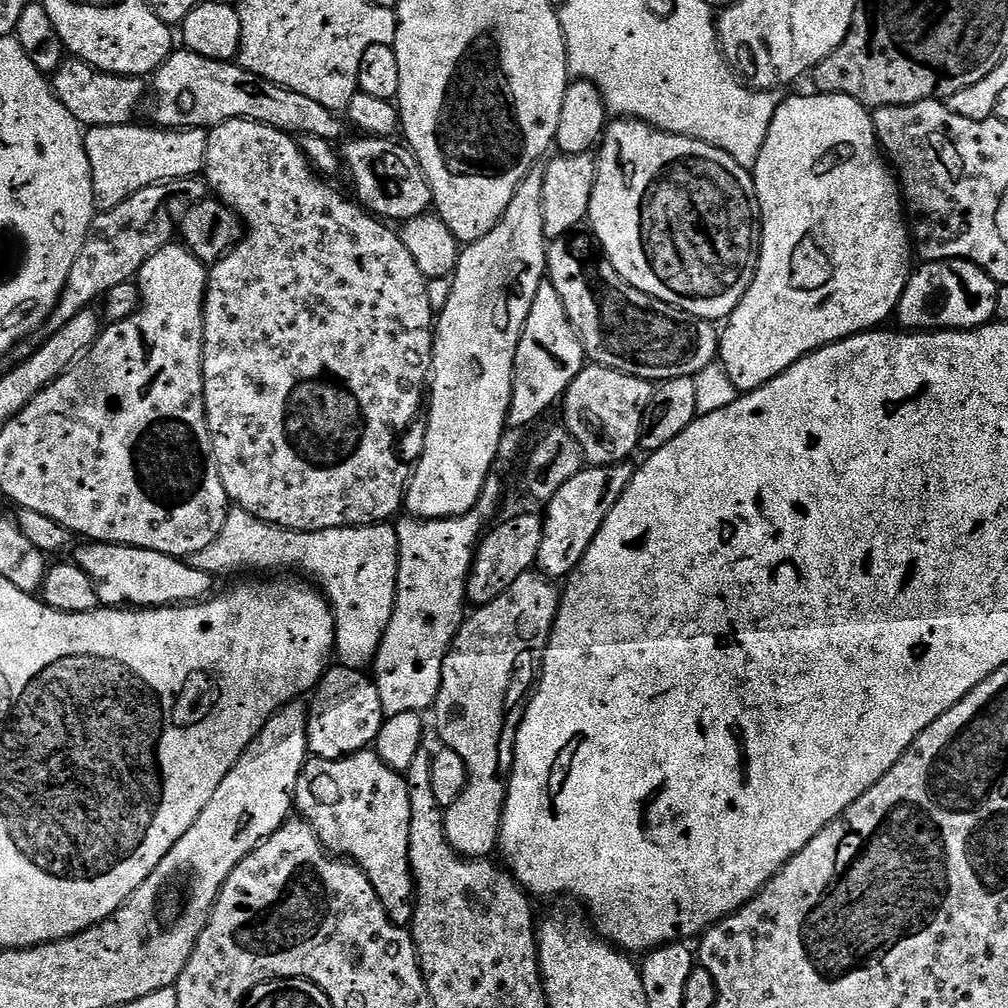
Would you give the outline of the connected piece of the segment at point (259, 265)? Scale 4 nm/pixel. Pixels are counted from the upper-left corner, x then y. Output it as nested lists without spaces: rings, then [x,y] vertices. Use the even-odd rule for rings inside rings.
[[[227,120],[217,128],[208,132],[208,145],[206,146],[206,162],[204,163],[203,179],[209,189],[214,193],[215,199],[221,204],[231,208],[240,217],[246,235],[240,243],[233,244],[231,250],[217,262],[208,268],[208,289],[204,295],[204,405],[206,406],[206,422],[210,430],[210,438],[214,446],[214,458],[218,462],[218,474],[222,478],[222,486],[226,490],[229,501],[235,507],[246,510],[254,518],[258,518],[267,524],[273,524],[275,528],[287,528],[289,532],[321,532],[322,530],[334,530],[335,528],[357,528],[367,524],[383,524],[391,521],[392,515],[399,508],[403,509],[406,504],[406,493],[410,479],[409,465],[400,461],[396,453],[396,435],[404,432],[412,424],[412,419],[420,412],[420,403],[425,403],[426,389],[430,384],[432,370],[432,346],[434,343],[434,308],[432,312],[432,296],[428,293],[429,281],[418,270],[418,262],[406,250],[404,243],[400,241],[399,231],[391,232],[389,225],[383,219],[377,218],[371,212],[365,210],[355,199],[343,196],[336,188],[331,188],[327,179],[321,178],[314,171],[308,159],[302,154],[299,143],[289,133],[271,128],[265,124],[259,124],[253,120]]]

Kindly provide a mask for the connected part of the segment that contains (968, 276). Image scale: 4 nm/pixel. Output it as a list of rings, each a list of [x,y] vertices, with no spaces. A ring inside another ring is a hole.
[[[934,260],[924,262],[908,278],[908,285],[902,294],[900,304],[894,313],[900,319],[899,327],[904,330],[967,330],[981,328],[989,323],[996,314],[996,281],[986,274],[977,264],[969,260]]]

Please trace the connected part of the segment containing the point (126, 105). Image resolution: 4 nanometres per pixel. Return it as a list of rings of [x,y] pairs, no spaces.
[[[75,58],[65,59],[60,69],[51,73],[50,83],[62,106],[66,106],[66,110],[70,110],[70,114],[74,114],[76,121],[85,129],[133,123],[140,103],[146,100],[146,84],[141,77],[99,72],[85,60]]]

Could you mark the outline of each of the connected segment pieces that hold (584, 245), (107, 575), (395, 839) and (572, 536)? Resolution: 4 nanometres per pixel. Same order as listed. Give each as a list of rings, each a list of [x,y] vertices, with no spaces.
[[[569,234],[549,243],[546,276],[562,297],[562,306],[566,306],[591,363],[653,382],[697,376],[713,364],[720,351],[713,321],[692,316],[630,286],[606,259],[595,236],[580,235]]]
[[[81,543],[74,563],[92,579],[97,601],[106,608],[171,608],[178,604],[203,602],[213,595],[213,573],[198,570],[187,559],[158,554],[158,550],[135,548],[129,544]]]
[[[374,750],[355,752],[341,760],[310,758],[298,778],[294,808],[304,815],[301,817],[332,855],[351,860],[367,874],[386,914],[399,928],[408,928],[416,909],[416,879],[412,877],[410,866],[410,790],[407,779],[390,770]]]
[[[625,462],[622,464],[607,464],[601,468],[586,466],[554,498],[546,502],[546,510],[543,509],[544,533],[542,534],[542,546],[538,546],[538,558],[535,567],[543,575],[549,578],[568,577],[578,566],[582,554],[594,542],[594,534],[602,526],[606,514],[614,510],[614,502],[622,498],[626,486],[632,481],[633,465]]]

